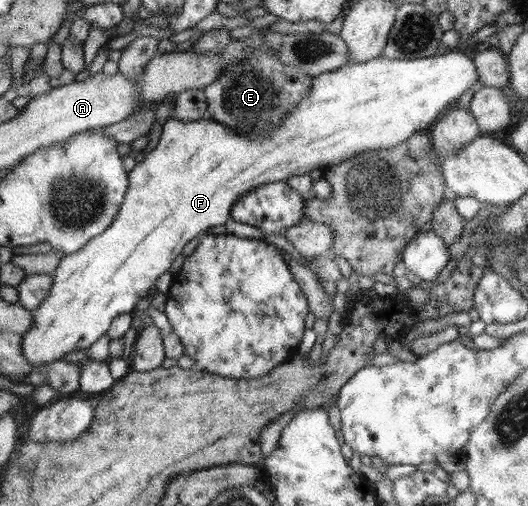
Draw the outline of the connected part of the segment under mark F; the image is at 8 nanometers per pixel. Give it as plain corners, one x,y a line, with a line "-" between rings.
457,49
442,50
434,56
414,60
390,60
380,56
314,76
312,93
290,109
280,127
258,141
240,137
240,133
226,129
226,125
208,116
190,122
174,117
166,120
156,148
143,155
129,172
126,196
114,221
82,249
64,255
52,272
52,287
42,303
31,311
31,328
21,335
24,357
38,370
45,363
69,358
73,351
88,350
107,333
115,317
135,312
138,301
153,294
156,279
169,271
188,241
225,225
234,202
248,191
265,183
285,181
313,169
339,164
366,150
396,147
436,123
448,107
456,106
462,94
472,87
482,87
474,59

